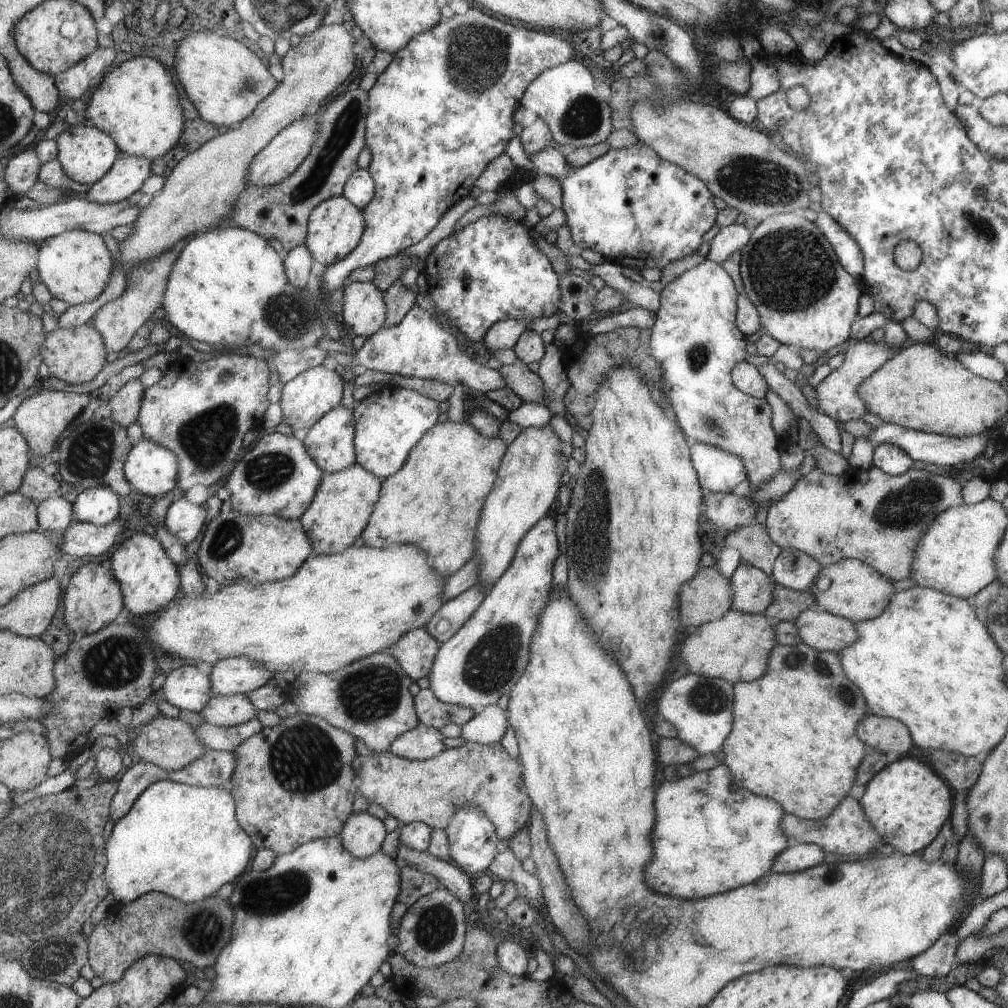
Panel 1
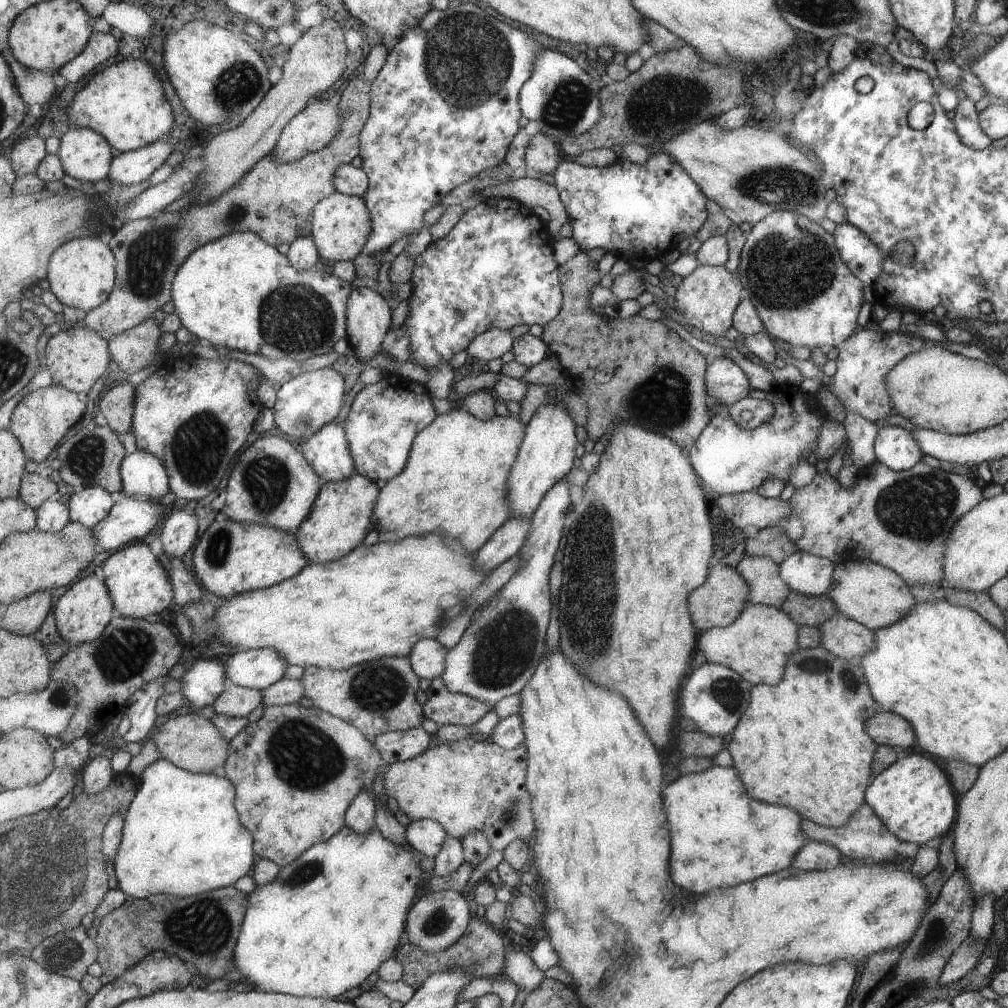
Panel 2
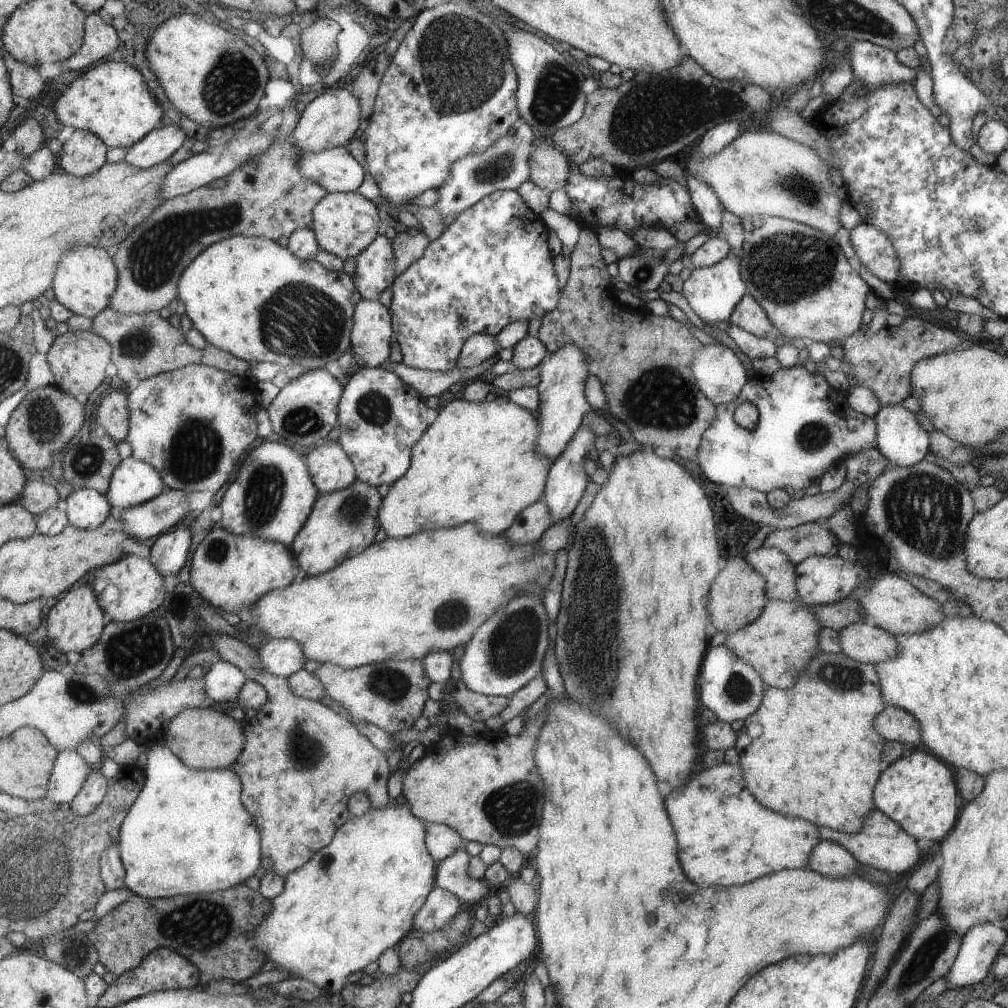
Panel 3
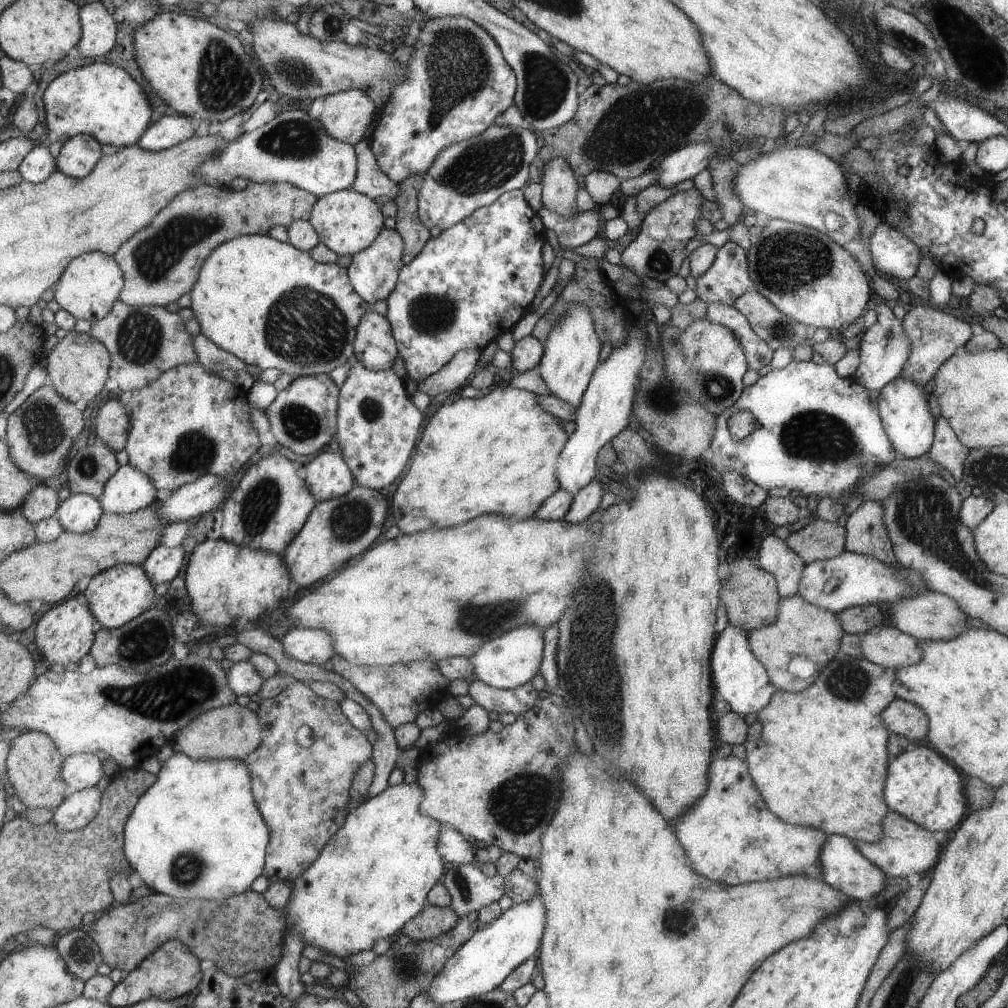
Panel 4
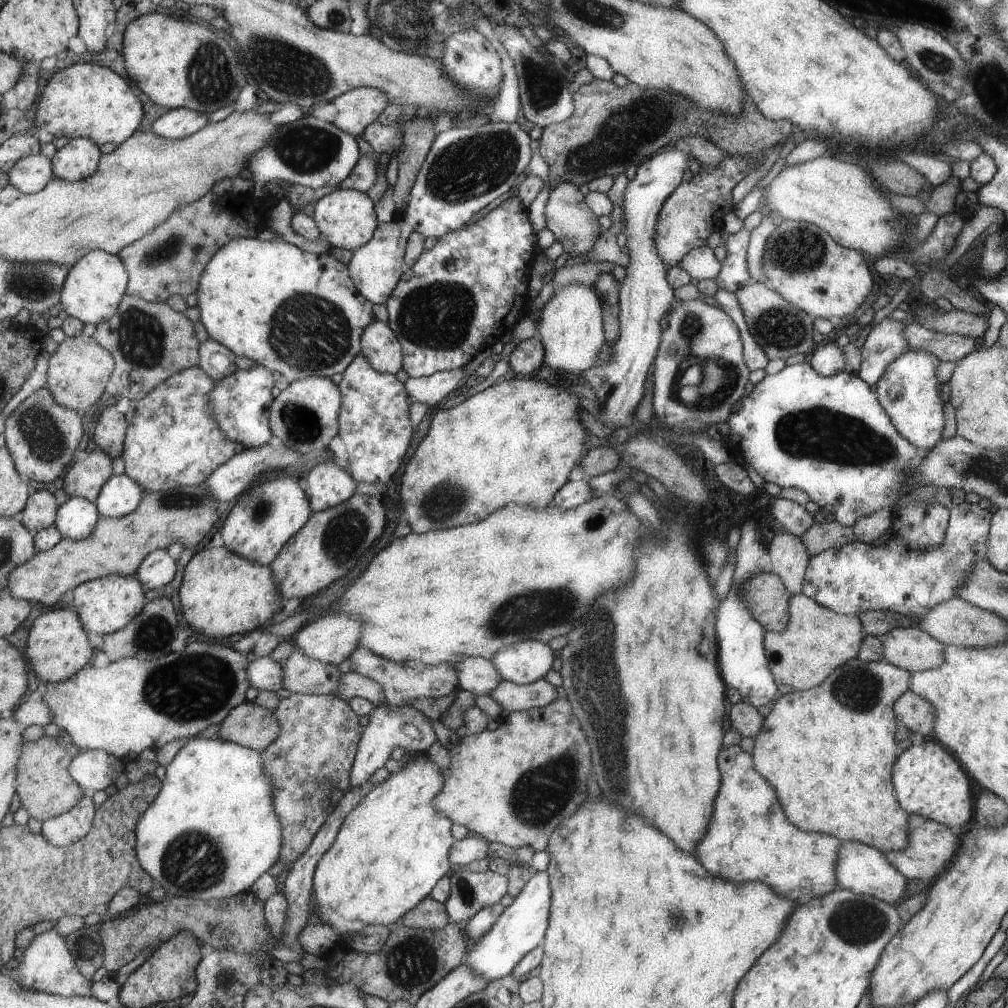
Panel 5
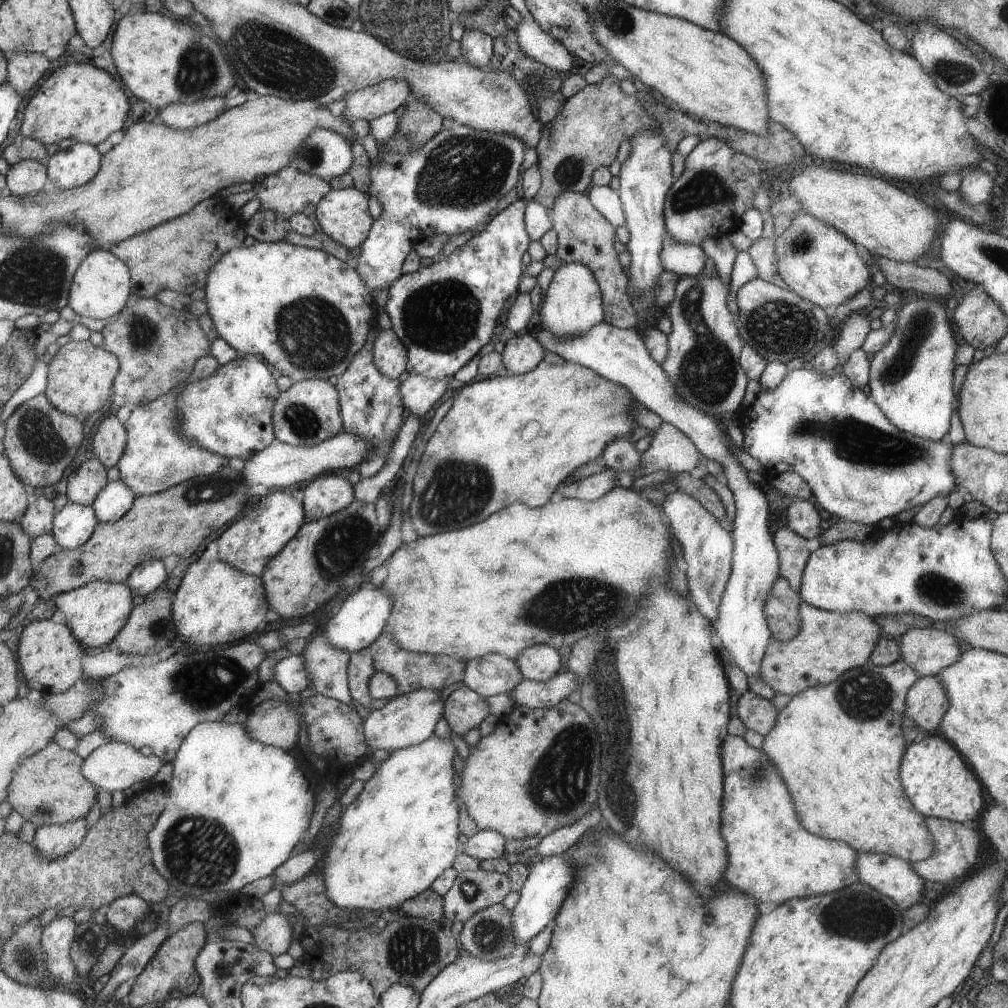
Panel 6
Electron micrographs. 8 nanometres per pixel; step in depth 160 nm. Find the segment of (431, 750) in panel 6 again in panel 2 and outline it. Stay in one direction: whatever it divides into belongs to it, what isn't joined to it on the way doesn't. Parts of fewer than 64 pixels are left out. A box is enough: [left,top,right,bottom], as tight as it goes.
[236,826,421,999]

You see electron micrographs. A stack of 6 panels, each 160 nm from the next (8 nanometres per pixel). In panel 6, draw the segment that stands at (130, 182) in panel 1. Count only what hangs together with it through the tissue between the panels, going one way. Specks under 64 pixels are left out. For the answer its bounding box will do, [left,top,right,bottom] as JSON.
[158,97,225,130]

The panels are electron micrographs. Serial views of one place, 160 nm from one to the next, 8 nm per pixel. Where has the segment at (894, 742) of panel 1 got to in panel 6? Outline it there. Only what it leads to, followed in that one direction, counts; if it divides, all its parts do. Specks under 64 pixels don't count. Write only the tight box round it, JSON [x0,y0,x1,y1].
[906,676,948,733]

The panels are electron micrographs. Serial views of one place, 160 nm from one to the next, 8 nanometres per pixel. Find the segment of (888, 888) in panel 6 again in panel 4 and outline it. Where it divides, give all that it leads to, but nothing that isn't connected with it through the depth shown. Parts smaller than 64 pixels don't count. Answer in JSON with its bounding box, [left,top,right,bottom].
[821,835,885,901]

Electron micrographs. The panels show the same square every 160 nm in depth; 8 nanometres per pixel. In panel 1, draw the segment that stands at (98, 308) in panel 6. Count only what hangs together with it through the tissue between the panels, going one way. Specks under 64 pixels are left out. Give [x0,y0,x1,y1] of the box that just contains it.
[38,229,113,307]

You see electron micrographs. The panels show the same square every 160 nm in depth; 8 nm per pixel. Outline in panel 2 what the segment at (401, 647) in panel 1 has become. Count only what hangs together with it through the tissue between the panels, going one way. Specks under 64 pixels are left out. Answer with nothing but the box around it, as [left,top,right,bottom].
[407,638,446,680]

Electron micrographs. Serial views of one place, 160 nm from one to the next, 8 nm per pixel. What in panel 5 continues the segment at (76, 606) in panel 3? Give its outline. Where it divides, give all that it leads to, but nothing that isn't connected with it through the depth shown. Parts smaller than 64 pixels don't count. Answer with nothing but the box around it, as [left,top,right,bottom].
[26,606,95,683]

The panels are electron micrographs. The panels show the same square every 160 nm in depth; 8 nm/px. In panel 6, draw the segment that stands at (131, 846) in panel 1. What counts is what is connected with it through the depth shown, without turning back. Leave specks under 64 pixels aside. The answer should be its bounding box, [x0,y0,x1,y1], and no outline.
[148,721,317,898]

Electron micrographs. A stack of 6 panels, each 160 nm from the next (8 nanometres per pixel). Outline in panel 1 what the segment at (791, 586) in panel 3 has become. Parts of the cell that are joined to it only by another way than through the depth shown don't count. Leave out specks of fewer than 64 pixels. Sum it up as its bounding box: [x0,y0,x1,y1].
[728,563,775,614]

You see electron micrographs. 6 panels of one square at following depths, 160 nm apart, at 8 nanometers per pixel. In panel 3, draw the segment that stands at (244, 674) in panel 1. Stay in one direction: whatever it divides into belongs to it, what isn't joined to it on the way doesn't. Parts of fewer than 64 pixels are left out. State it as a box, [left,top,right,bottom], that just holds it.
[258,638,308,678]

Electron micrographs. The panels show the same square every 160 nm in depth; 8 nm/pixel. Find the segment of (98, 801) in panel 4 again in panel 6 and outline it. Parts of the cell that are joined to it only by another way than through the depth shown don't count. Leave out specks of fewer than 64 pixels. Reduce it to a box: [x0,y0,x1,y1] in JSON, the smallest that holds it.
[32,819,87,861]

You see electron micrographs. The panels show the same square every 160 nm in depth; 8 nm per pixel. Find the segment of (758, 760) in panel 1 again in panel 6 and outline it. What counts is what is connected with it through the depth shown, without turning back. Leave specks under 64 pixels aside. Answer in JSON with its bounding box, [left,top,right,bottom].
[761,660,934,863]

